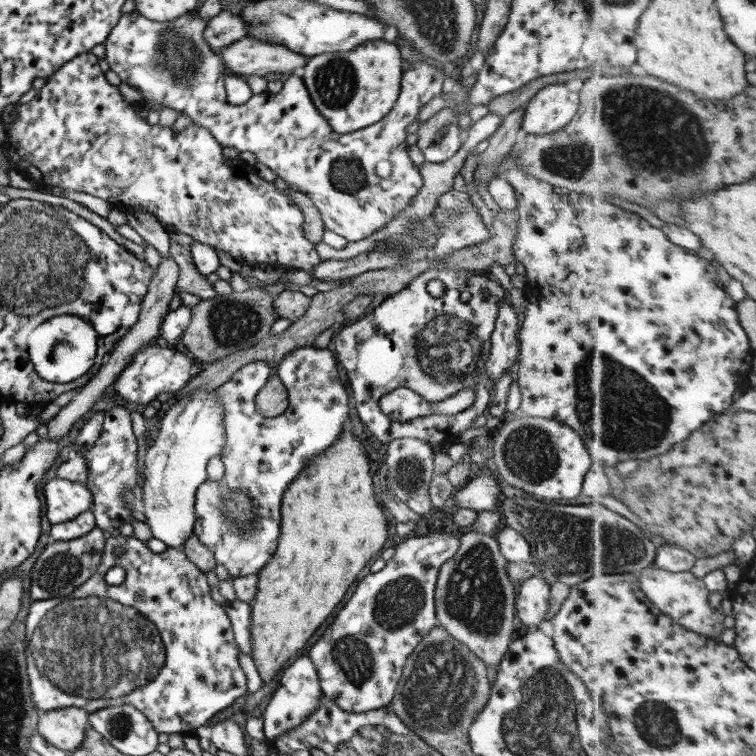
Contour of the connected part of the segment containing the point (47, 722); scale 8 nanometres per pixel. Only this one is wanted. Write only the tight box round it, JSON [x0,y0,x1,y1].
[37,707,88,753]

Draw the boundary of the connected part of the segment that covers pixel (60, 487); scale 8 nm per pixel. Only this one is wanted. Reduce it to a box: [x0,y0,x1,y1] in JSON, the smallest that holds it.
[43,477,92,525]

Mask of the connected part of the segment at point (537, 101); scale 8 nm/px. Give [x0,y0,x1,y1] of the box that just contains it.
[520,85,577,134]

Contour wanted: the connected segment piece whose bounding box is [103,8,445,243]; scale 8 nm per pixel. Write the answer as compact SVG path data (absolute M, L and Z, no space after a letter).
M197 10L171 22L153 22L136 11L122 14L103 42L108 69L117 74L120 82L137 90L143 100L160 104L161 108L172 108L178 114L187 114L193 125L207 128L221 148L231 146L239 152L253 153L256 162L269 168L276 179L281 179L291 190L305 194L318 211L323 227L345 238L347 243L371 236L408 208L411 198L421 188L422 176L419 167L407 156L407 126L417 118L423 104L441 93L445 77L441 67L425 62L409 62L407 69L401 73L400 91L391 110L371 126L339 134L332 131L325 118L316 111L301 78L292 75L283 80L281 90L275 93L268 94L264 90L252 94L247 104L229 104L223 86L223 78L229 72L221 64L219 54L205 44L203 27L207 21L197 15Z

